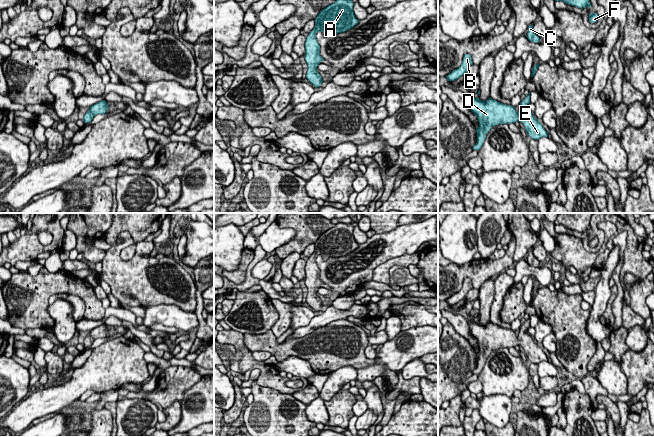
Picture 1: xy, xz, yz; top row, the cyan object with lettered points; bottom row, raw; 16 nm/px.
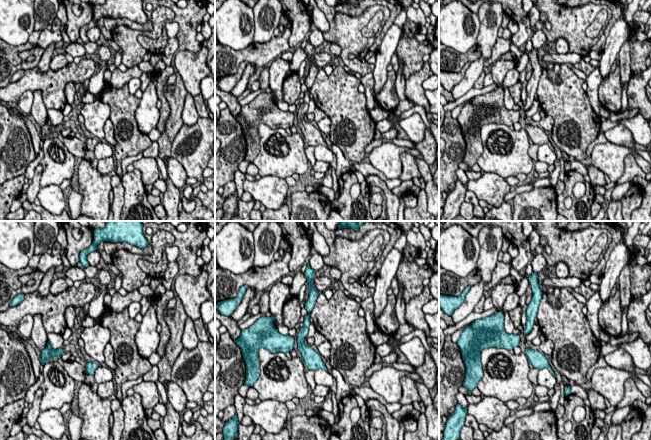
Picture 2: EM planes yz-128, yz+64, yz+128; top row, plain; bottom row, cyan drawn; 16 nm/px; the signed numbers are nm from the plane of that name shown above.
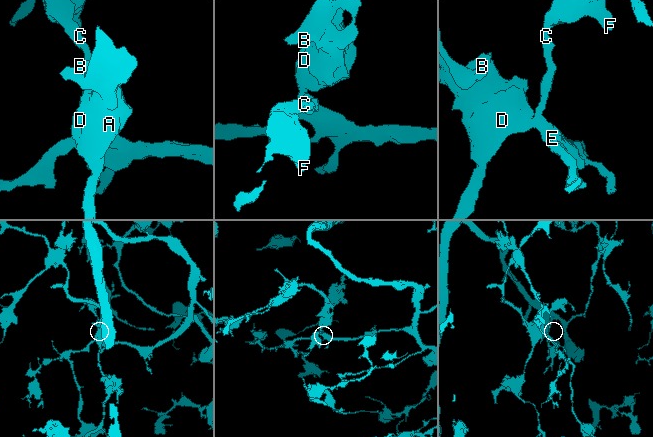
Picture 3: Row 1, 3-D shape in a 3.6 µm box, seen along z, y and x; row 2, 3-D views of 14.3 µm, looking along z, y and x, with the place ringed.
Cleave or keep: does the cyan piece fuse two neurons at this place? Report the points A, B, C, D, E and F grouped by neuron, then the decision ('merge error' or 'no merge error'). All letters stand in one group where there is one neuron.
A B C D E F | no merge error

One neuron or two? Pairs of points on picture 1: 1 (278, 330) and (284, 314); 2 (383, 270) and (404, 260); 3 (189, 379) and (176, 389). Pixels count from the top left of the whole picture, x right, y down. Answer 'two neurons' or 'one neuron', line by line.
1: one neuron
2: one neuron
3: one neuron

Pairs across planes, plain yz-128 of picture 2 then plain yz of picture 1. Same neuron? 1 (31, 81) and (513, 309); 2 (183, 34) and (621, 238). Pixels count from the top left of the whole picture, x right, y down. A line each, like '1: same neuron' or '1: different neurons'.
1: same neuron
2: different neurons

